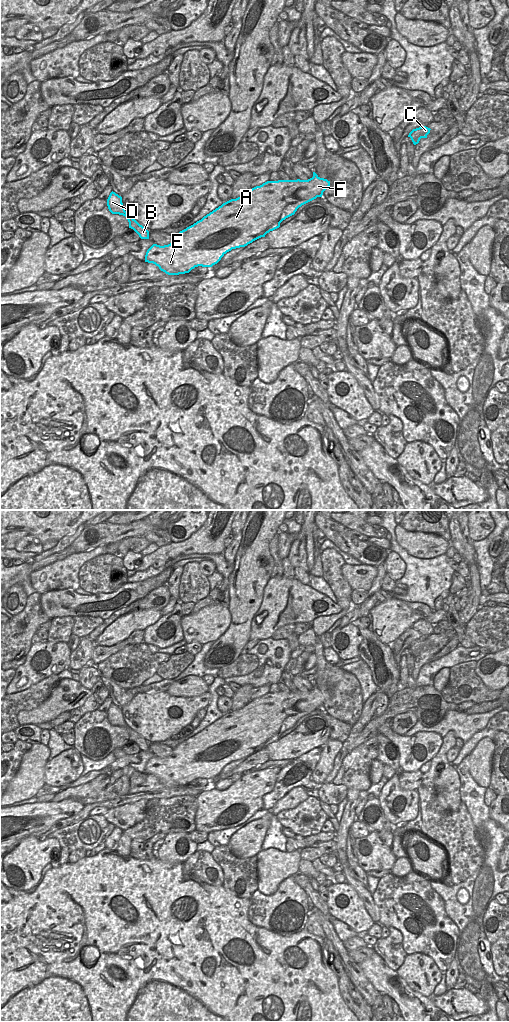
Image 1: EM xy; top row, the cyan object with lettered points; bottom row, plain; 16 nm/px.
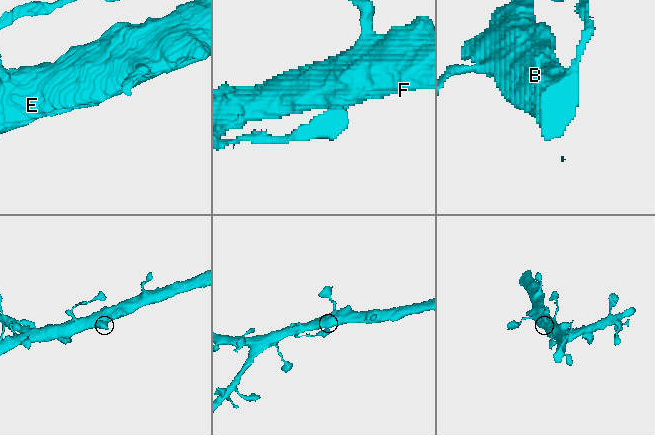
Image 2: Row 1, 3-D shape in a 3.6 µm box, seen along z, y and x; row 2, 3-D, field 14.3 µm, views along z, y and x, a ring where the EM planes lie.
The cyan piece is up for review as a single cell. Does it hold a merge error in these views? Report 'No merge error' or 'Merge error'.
No merge error

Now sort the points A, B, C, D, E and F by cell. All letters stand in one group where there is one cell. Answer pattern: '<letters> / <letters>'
A B C D E F

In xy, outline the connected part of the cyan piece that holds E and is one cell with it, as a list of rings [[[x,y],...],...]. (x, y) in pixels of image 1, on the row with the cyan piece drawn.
[[[315,172],[308,180],[267,181],[250,189],[243,196],[223,203],[201,220],[177,233],[170,244],[153,244],[146,252],[145,262],[155,264],[168,275],[189,273],[198,266],[212,267],[232,249],[245,247],[279,228],[280,223],[294,215],[299,207],[322,197],[329,186],[330,181],[320,178]]]

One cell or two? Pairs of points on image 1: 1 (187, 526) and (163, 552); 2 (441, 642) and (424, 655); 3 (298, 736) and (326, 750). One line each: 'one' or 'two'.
1: two
2: one
3: two

